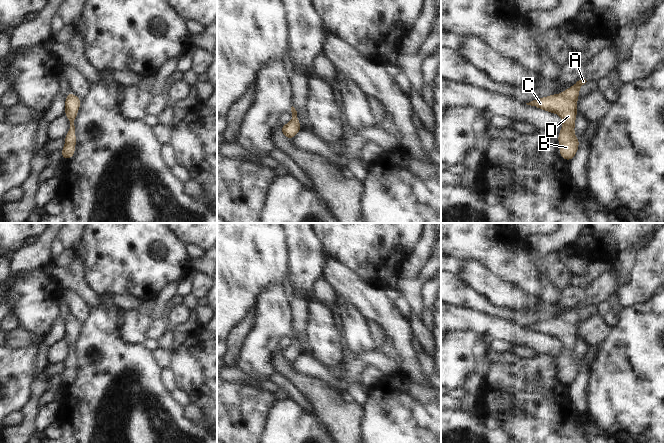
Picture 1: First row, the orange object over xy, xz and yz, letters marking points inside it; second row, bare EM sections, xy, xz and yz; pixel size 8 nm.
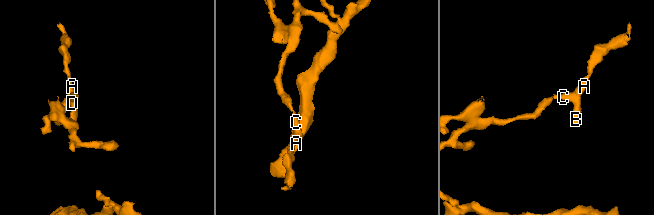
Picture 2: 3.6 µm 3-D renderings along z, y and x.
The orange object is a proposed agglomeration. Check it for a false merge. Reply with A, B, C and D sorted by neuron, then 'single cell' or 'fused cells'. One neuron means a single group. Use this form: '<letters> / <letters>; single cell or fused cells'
A B C D; single cell

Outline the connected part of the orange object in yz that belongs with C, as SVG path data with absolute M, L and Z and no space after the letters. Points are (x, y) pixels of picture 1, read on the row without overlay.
M586 303L579 304L561 318L553 318L526 327L561 340L563 350L558 357L559 378L567 385L574 382L579 372L579 362L574 359L575 343L577 341L576 326L578 325L579 314L586 306Z

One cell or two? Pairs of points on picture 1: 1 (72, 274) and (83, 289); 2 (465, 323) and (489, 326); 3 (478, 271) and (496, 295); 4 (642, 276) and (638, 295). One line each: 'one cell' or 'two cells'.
1: one cell
2: one cell
3: one cell
4: one cell

